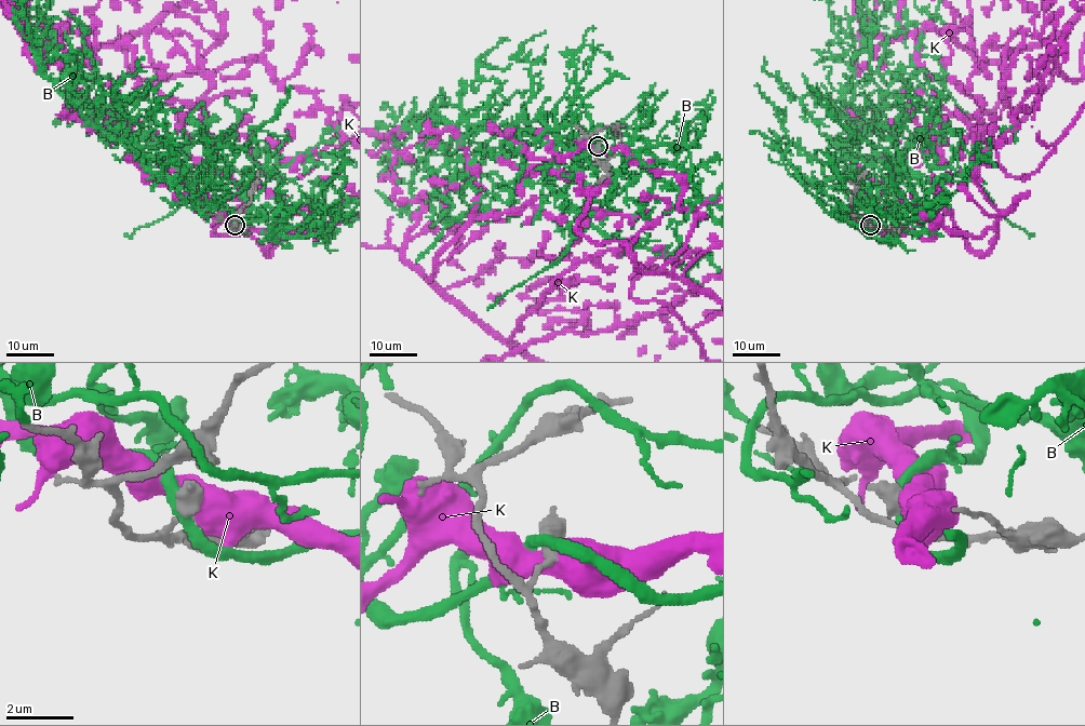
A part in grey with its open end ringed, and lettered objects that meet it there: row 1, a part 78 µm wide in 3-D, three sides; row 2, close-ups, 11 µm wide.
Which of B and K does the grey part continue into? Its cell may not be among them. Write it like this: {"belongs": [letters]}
{"belongs": ["B"]}

